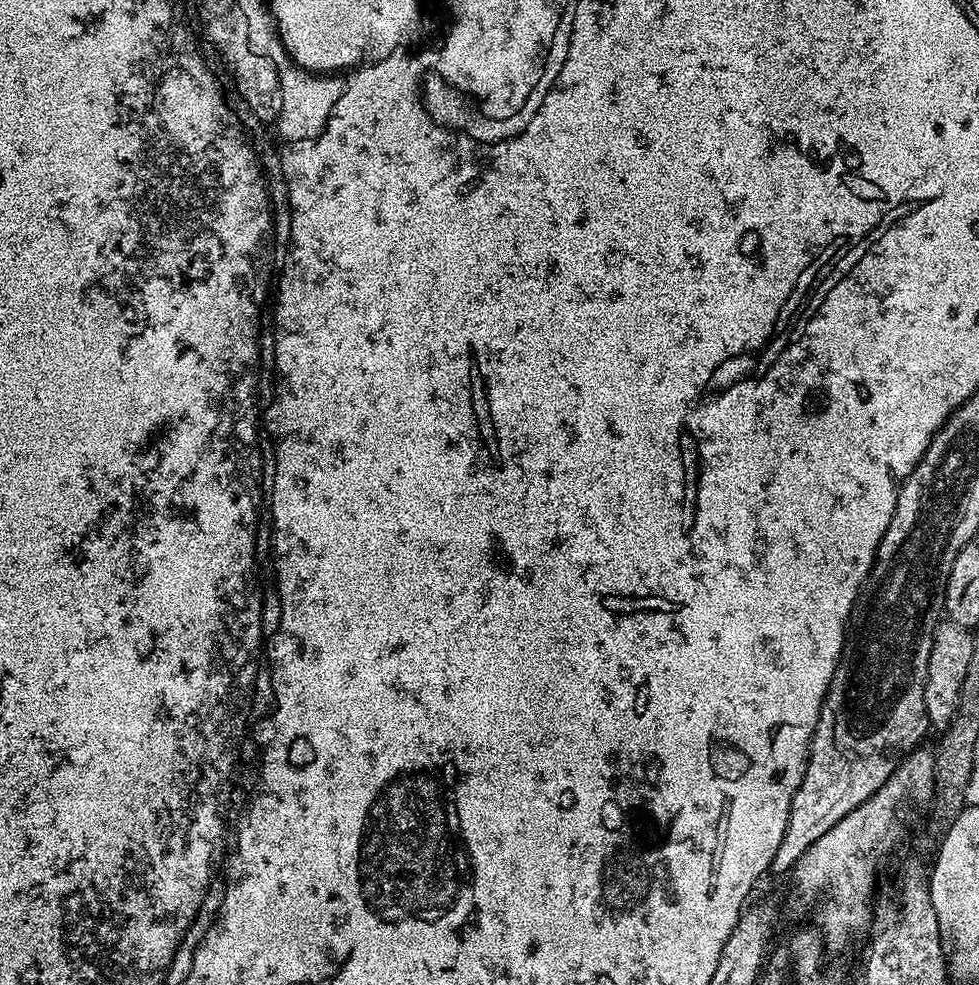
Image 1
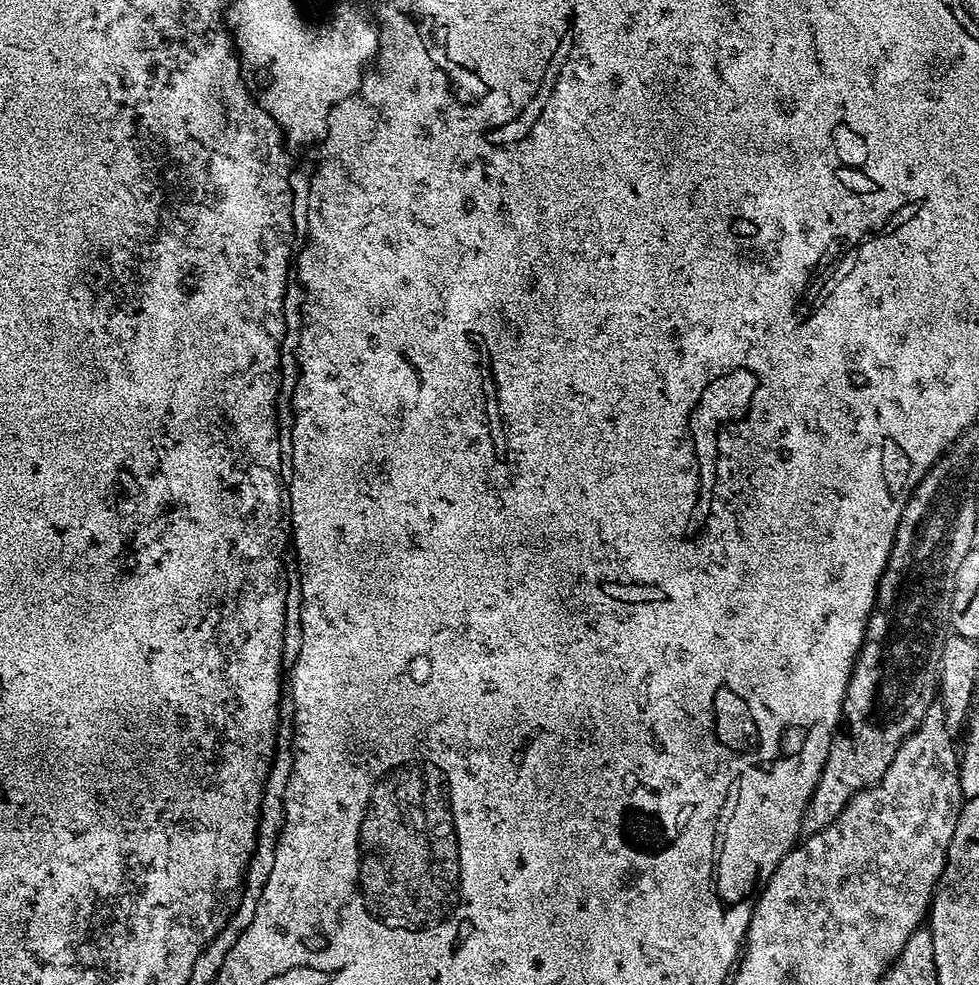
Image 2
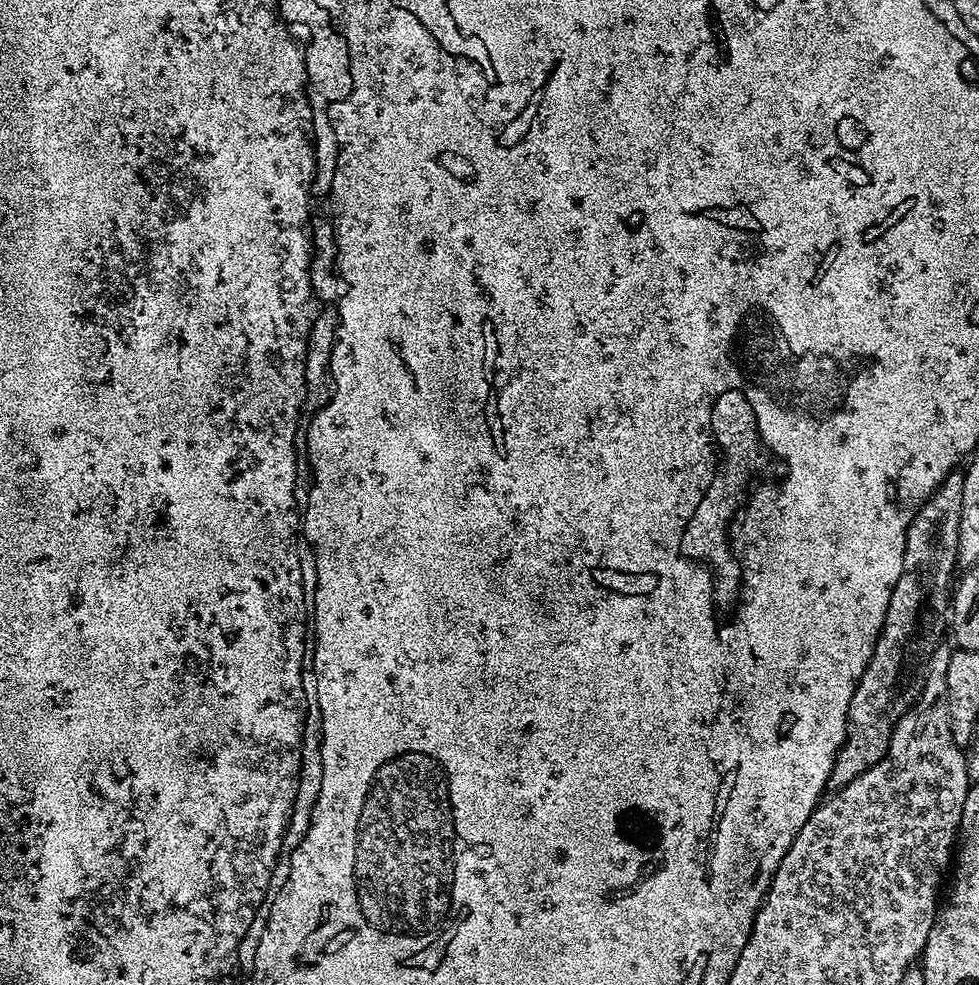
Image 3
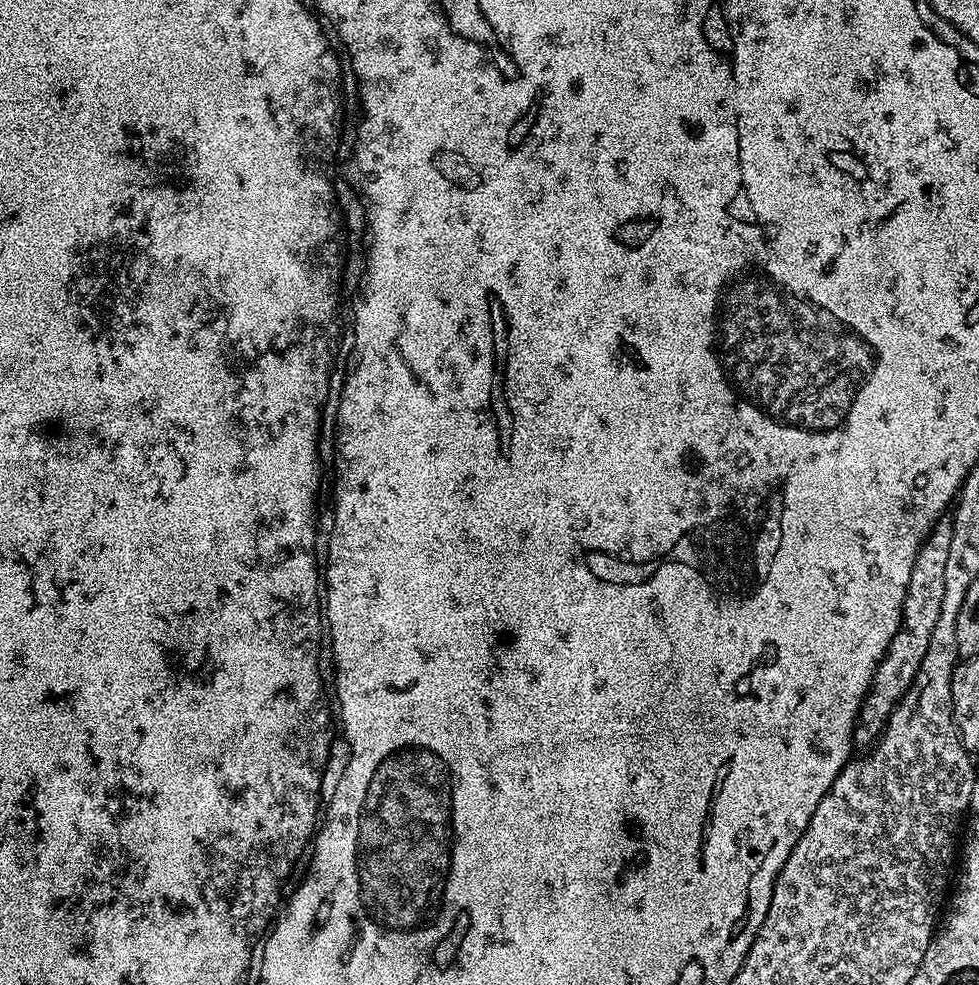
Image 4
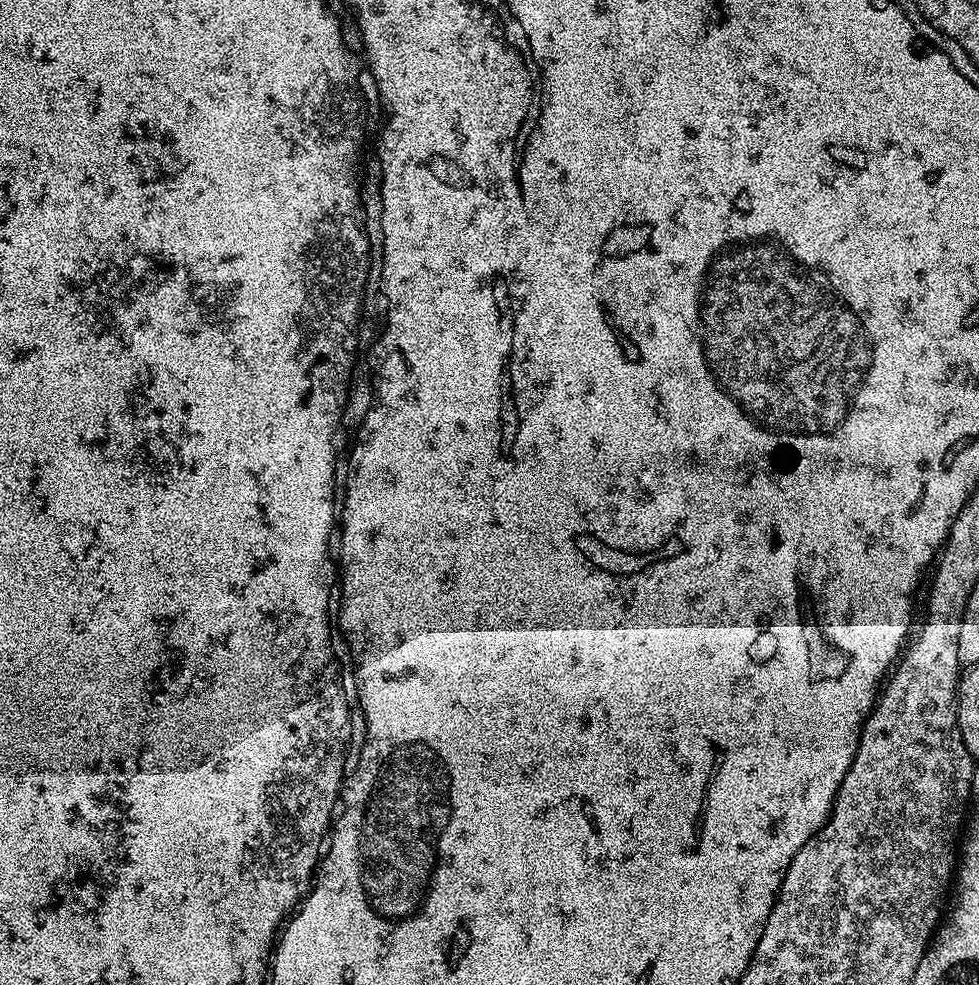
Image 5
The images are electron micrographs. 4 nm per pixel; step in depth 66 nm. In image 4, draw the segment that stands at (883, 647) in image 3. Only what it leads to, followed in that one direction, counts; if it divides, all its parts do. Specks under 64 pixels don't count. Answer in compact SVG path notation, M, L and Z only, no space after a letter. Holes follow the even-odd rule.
M951 519L937 520L914 558L914 570L910 570L910 584L902 606L900 625L890 646L880 659L880 665L876 667L872 684L868 688L867 696L864 697L864 703L860 706L860 714L856 717L854 740L857 745L871 746L880 739L884 723L898 707L900 699L907 694L914 674L918 674L918 666L922 664L926 646L930 646L930 634L934 634L934 625L938 622L938 614L942 612L942 582L946 575L946 558L950 555L951 533Z

